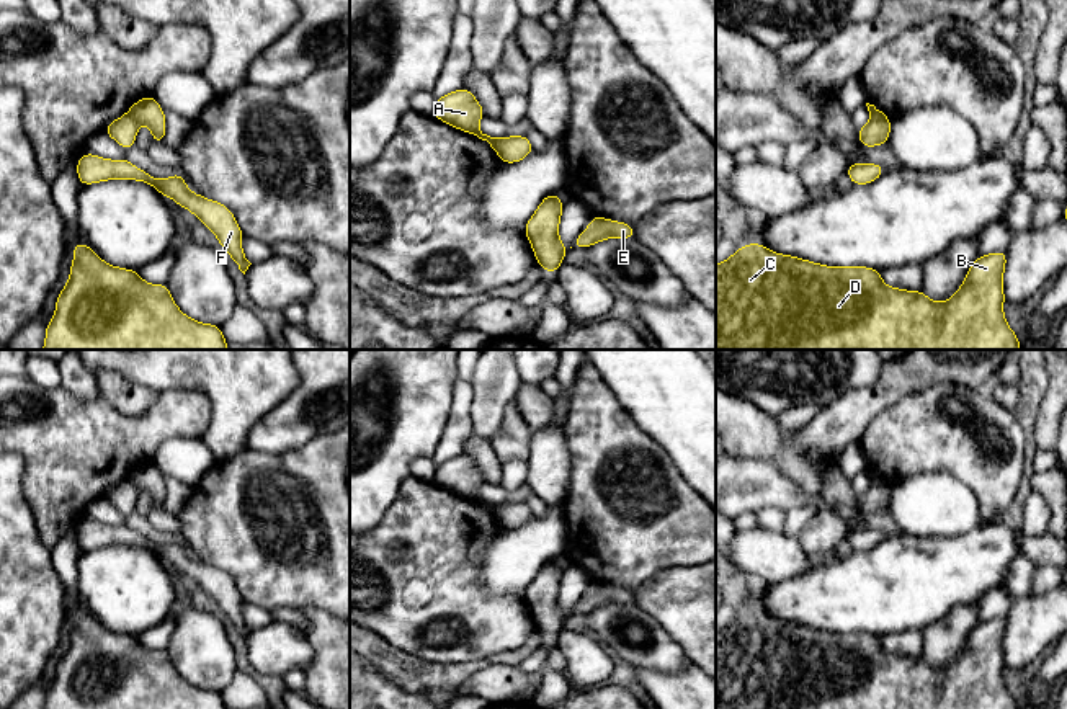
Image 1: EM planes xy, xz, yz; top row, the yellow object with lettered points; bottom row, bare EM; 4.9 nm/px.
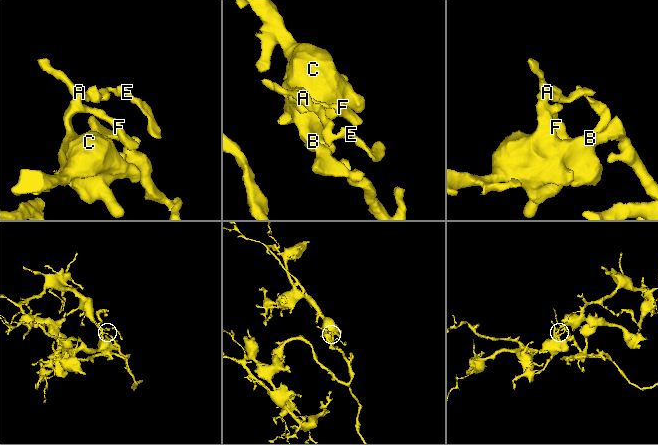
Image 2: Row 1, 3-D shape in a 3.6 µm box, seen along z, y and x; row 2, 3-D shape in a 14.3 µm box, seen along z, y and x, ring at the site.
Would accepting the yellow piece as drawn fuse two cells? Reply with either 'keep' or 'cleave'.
cleave

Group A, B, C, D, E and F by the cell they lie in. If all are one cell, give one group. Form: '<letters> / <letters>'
A B C D F / E

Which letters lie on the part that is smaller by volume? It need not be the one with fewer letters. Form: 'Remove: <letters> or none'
Remove: E

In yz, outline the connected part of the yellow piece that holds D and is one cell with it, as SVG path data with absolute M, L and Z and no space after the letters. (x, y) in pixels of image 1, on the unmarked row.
M752 608L740 613L724 629L716 631L716 709L1020 709L1016 699L1008 693L1003 681L1003 635L1007 616L977 622L971 631L962 652L949 667L935 668L923 657L905 657L884 650L881 639L868 632L825 632L797 622L775 619Z

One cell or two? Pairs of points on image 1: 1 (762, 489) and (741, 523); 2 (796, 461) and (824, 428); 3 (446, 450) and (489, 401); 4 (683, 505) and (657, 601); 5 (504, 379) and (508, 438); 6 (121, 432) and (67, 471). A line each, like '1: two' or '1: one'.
1: two
2: one
3: two
4: two
5: two
6: one

